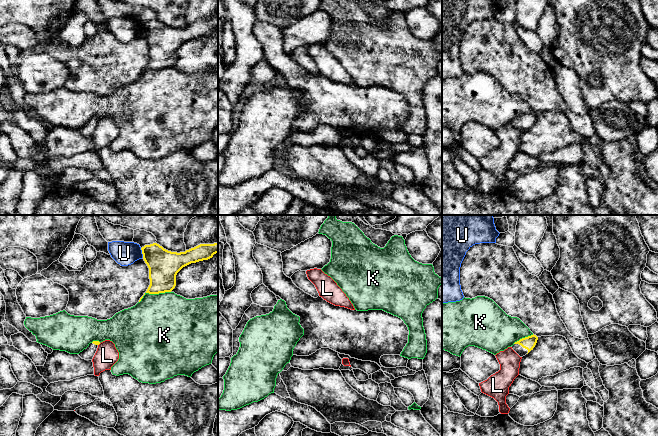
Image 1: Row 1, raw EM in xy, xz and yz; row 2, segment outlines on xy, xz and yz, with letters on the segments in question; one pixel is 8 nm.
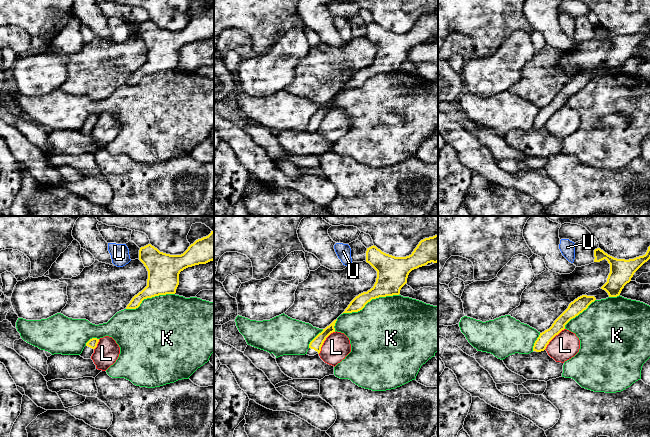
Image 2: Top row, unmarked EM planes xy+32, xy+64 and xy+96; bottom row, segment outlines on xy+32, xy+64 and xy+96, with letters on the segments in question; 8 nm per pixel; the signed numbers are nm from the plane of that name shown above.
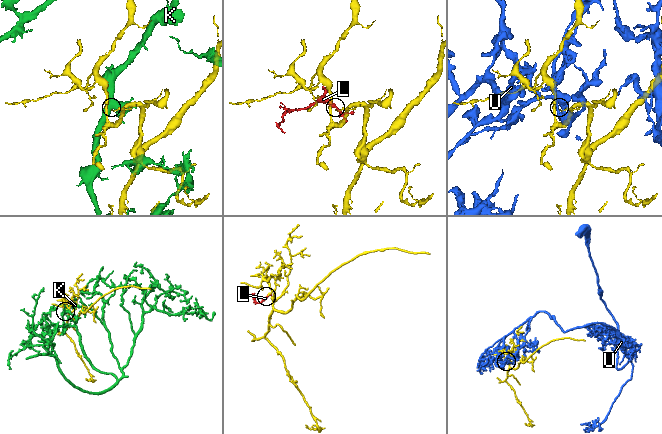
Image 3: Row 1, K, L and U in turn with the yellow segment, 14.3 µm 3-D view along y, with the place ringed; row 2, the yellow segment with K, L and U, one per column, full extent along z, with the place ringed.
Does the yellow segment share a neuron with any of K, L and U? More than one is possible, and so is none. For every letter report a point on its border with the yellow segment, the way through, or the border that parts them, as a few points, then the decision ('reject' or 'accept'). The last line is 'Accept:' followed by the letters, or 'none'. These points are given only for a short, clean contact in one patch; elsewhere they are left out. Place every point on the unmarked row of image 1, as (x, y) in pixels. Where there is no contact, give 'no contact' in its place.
K: meets yellow in xy at (153, 69); reject
L: no contact; reject
U: meets yellow in xy at (142, 29); reject
Accept: none

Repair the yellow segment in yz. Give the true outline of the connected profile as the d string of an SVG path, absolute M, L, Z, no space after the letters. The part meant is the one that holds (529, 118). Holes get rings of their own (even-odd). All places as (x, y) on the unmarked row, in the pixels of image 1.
M531 111L525 114L520 115L515 118L512 125L520 132L523 133L529 129L535 123L538 113L536 111Z

